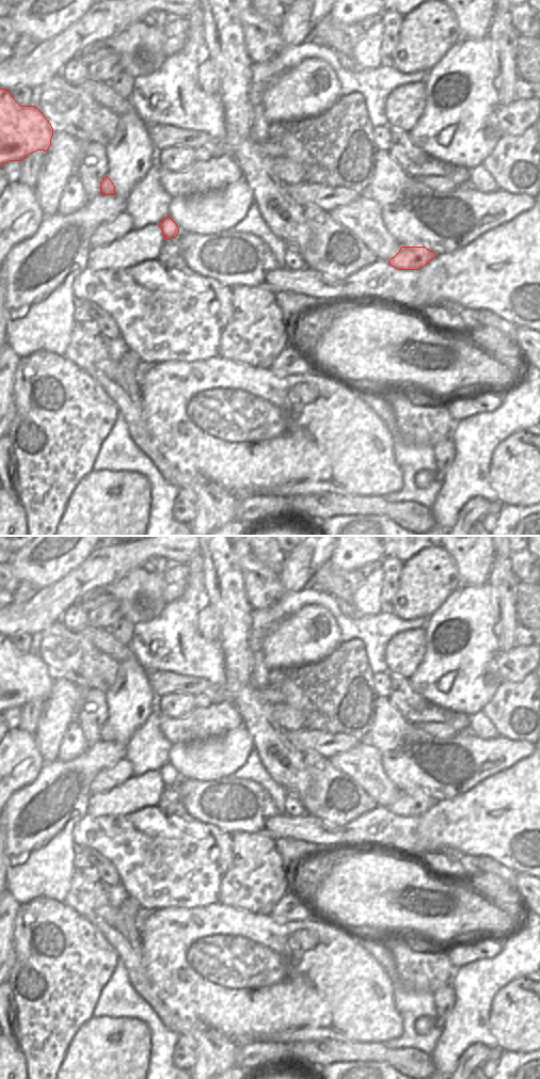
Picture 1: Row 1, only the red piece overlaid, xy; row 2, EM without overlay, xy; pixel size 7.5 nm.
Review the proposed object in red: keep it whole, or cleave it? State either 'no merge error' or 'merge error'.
no merge error

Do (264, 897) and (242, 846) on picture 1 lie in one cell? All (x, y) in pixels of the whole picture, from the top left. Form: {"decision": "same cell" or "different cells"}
{"decision": "same cell"}

